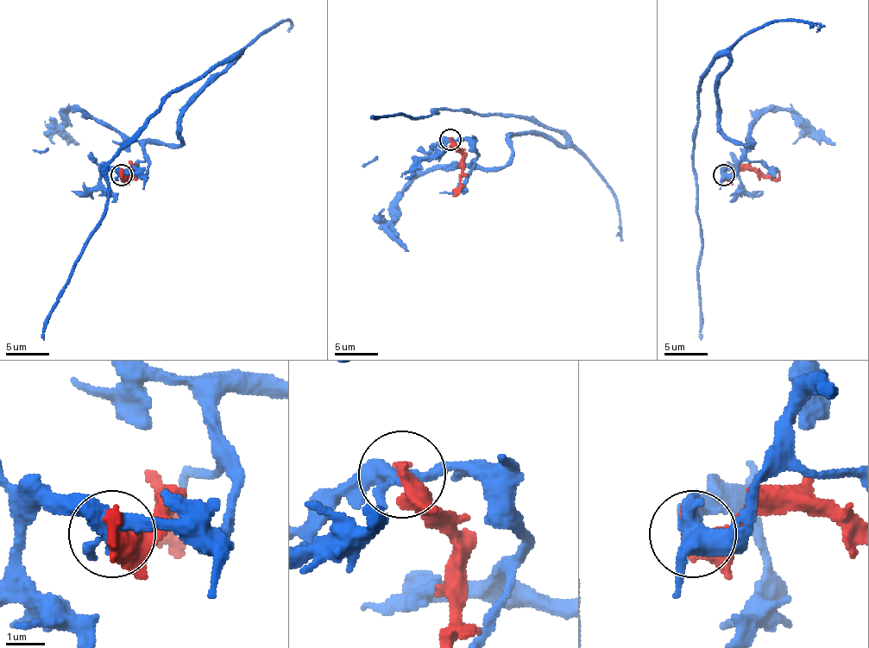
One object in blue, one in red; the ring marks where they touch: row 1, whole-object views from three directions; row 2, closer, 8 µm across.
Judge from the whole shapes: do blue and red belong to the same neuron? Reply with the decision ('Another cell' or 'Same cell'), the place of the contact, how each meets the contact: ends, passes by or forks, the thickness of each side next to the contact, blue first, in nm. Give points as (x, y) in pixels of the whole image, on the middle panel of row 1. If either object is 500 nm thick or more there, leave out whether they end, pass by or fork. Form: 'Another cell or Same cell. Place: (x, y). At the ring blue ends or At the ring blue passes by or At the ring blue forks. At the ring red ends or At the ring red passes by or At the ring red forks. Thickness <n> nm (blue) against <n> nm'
Another cell. Place: (450, 140). Thickness 440 nm (blue) against 600 nm

